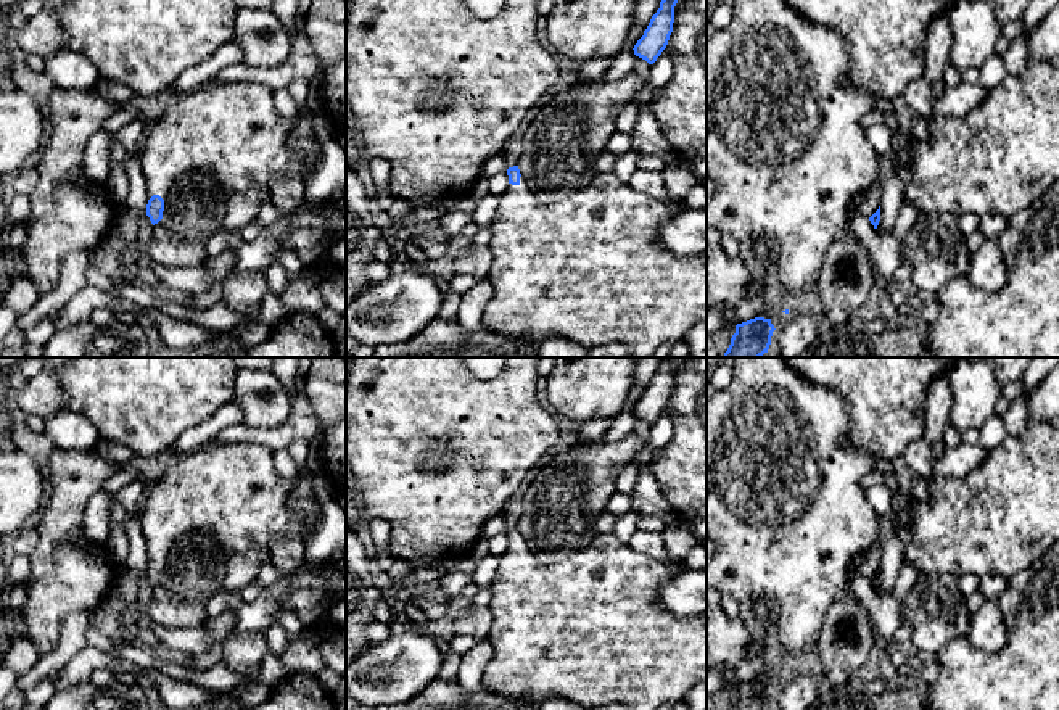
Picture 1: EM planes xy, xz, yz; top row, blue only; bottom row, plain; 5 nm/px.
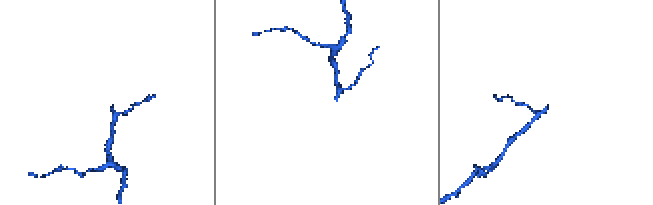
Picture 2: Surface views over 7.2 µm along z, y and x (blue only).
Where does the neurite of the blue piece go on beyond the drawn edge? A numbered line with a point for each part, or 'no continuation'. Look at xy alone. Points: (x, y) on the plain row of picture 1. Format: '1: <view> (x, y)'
1: xy (230, 491)

